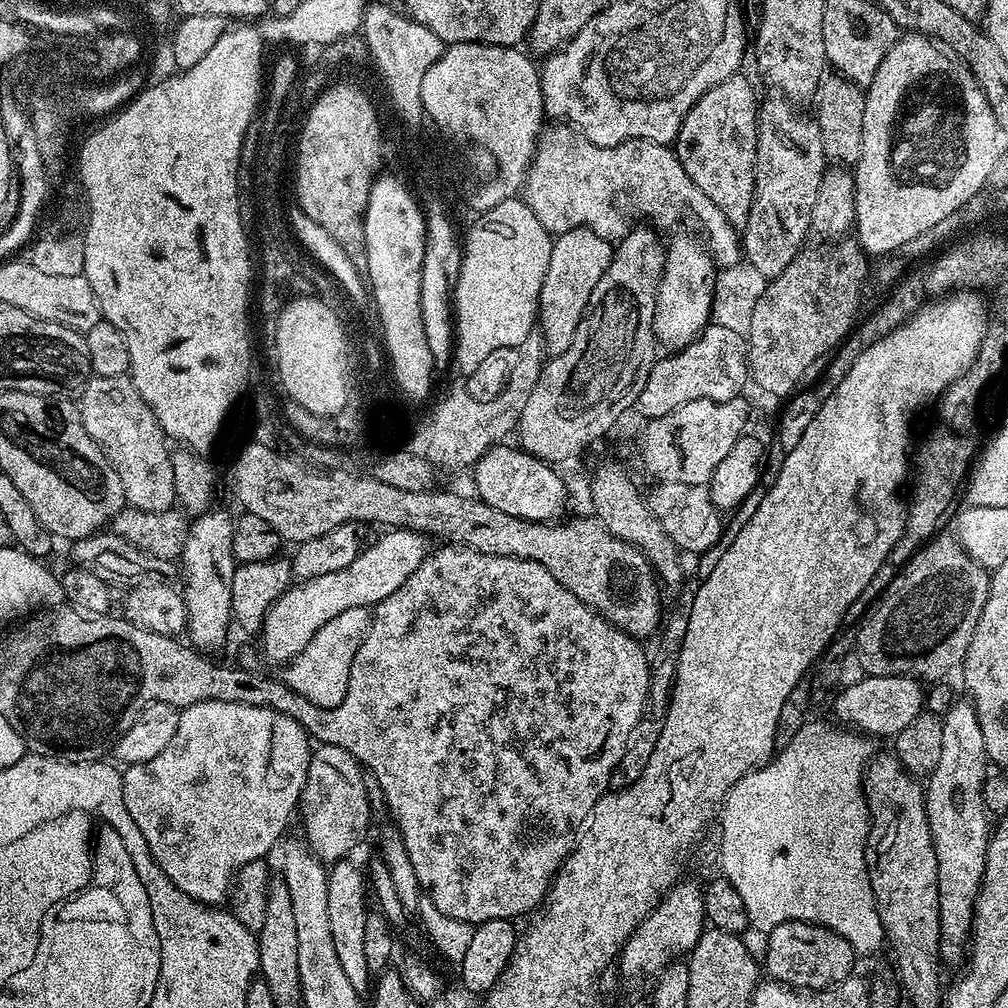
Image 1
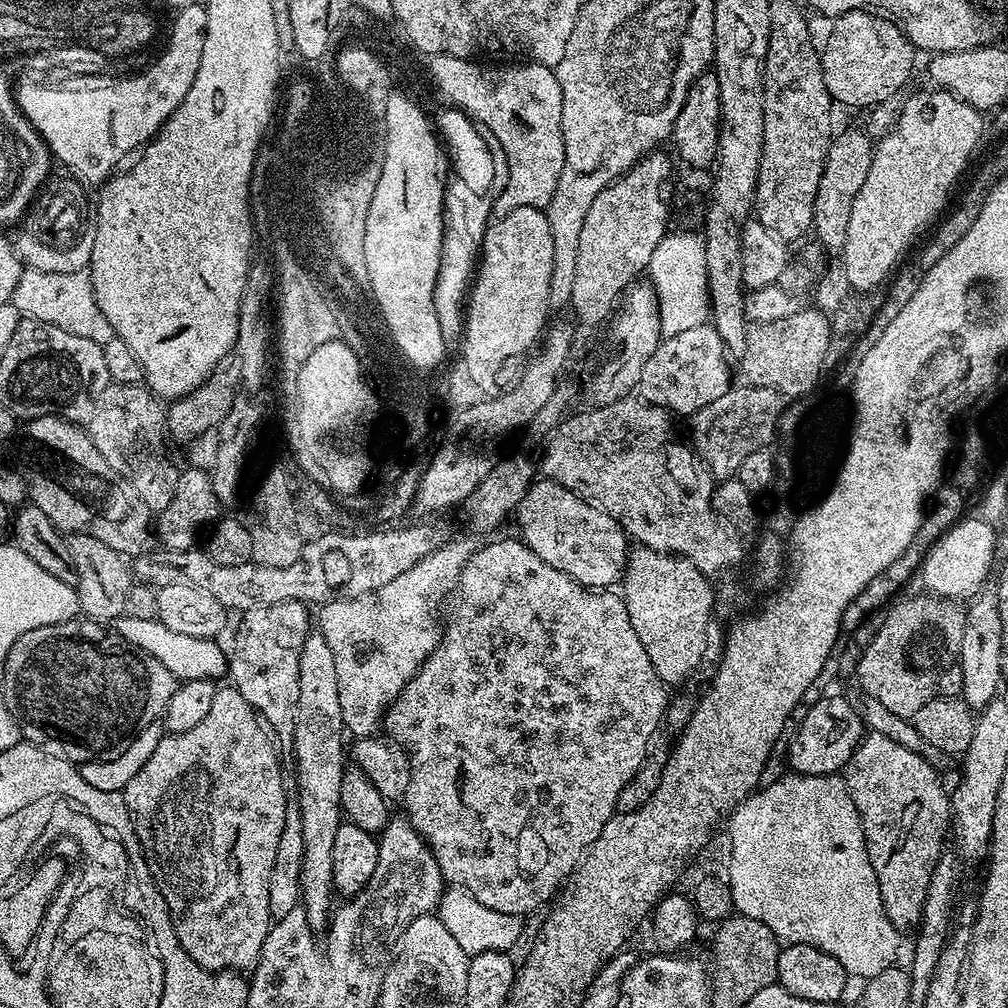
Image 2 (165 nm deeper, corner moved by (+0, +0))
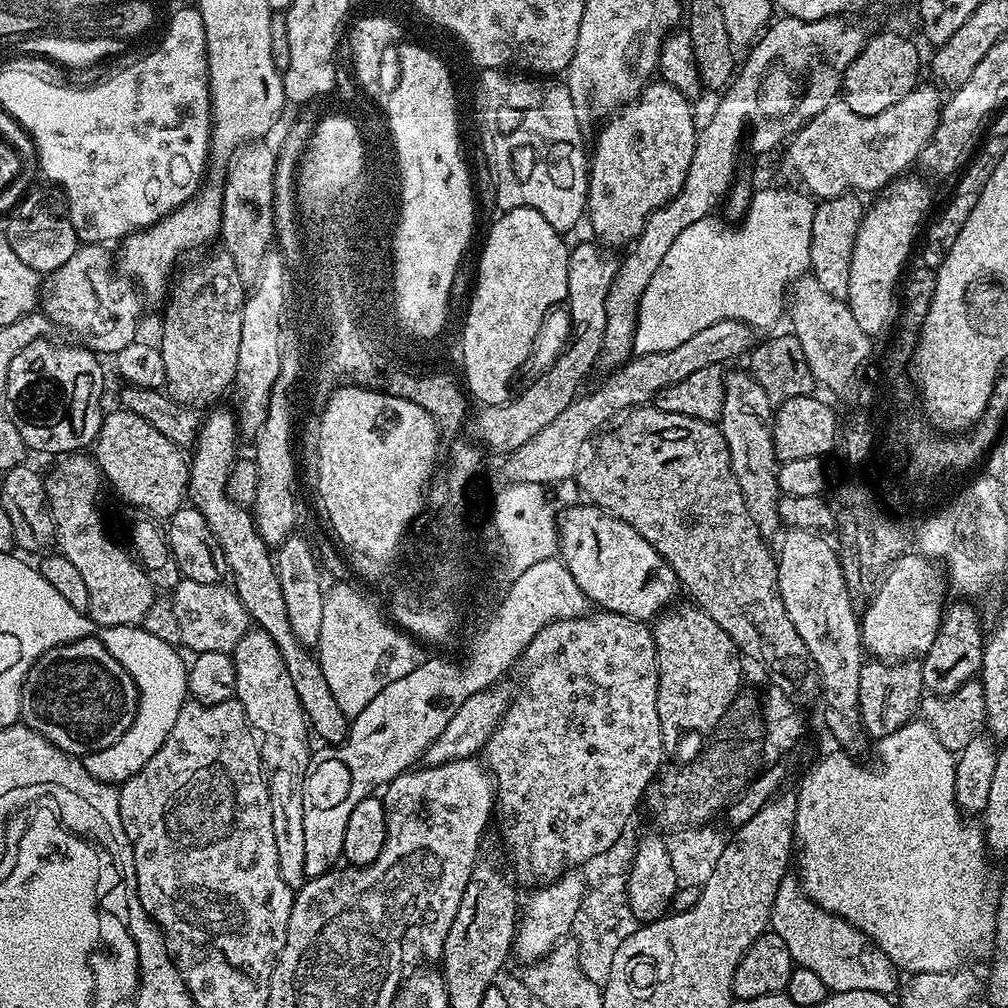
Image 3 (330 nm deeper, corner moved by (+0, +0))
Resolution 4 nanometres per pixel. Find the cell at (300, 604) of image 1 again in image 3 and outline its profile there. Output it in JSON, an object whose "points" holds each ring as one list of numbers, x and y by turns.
{"points":[[259,630,247,631,238,641,231,658,236,671,235,699,242,702,249,725,253,733,259,737,260,767,264,770,264,781,268,784,274,846,278,846,278,874,282,874,282,882,286,882,286,886,298,890,306,879,306,833,302,827,302,790,310,767,310,747,308,748,310,725,298,702,294,682,290,682,290,674,286,674,282,654,278,646,274,646,274,638,270,638,270,634]]}

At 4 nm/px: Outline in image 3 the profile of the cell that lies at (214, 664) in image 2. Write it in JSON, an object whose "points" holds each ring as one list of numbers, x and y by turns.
{"points":[[127,624,105,628,99,633,98,639,127,670,130,678,134,678,136,689,140,692,136,720,126,734,122,734,114,746,83,757,86,770,95,780,119,786,134,778,134,774,138,774,138,770,142,770,142,766,146,766,146,762,150,762,150,758,162,750,162,742,166,742,170,730,174,730,174,721,178,719,188,696,188,670,186,660,176,653,177,645,154,638,154,634,147,632,143,626]]}

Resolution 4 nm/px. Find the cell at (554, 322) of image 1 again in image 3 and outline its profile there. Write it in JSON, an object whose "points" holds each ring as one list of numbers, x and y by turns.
{"points":[[663,82,649,83,648,87,641,92,637,100,631,104,624,105,611,117,612,120,600,133,596,136,596,149,590,152,590,167,588,169,588,206,586,209,586,224,592,227,592,232,597,241,601,245,607,246,609,249,616,250,619,244,625,246,631,245,636,237,643,232,643,227,650,218,650,214,654,214,654,210,658,210,662,206,666,206,678,194,678,190,682,190,682,182,686,182,686,174,690,170,690,162,694,158,694,150,696,149,696,137,698,135,698,123,692,117,692,108,689,97,682,95,678,90,674,90,674,86]]}

